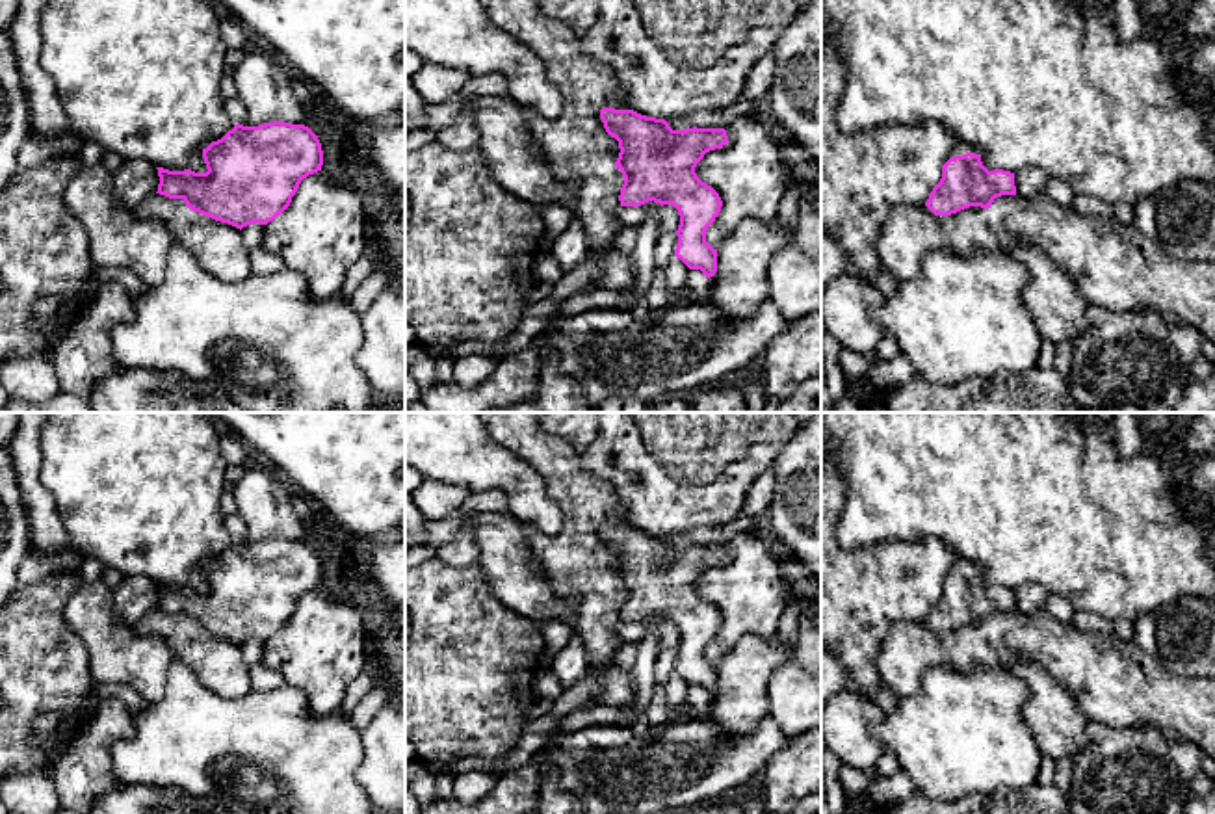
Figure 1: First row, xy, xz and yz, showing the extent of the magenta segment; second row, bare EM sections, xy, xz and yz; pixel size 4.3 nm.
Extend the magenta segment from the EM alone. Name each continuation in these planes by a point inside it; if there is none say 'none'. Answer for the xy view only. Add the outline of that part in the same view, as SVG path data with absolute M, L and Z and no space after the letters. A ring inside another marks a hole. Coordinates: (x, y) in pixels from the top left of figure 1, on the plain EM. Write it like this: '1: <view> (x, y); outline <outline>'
none

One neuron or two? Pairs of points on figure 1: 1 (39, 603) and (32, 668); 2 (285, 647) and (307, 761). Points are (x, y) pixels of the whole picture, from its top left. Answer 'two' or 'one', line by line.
1: one
2: two

